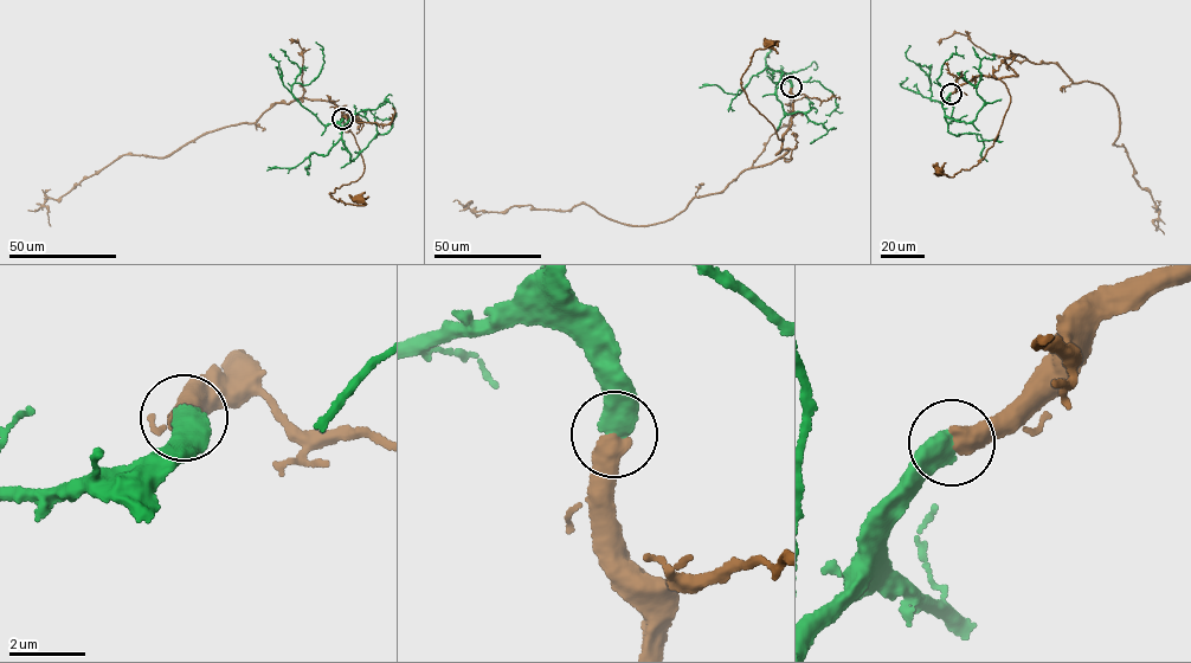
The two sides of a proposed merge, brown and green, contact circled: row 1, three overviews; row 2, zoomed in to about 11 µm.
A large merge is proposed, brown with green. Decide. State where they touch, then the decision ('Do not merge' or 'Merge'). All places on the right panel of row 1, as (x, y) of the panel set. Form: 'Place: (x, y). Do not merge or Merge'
Place: (951, 94). Merge

